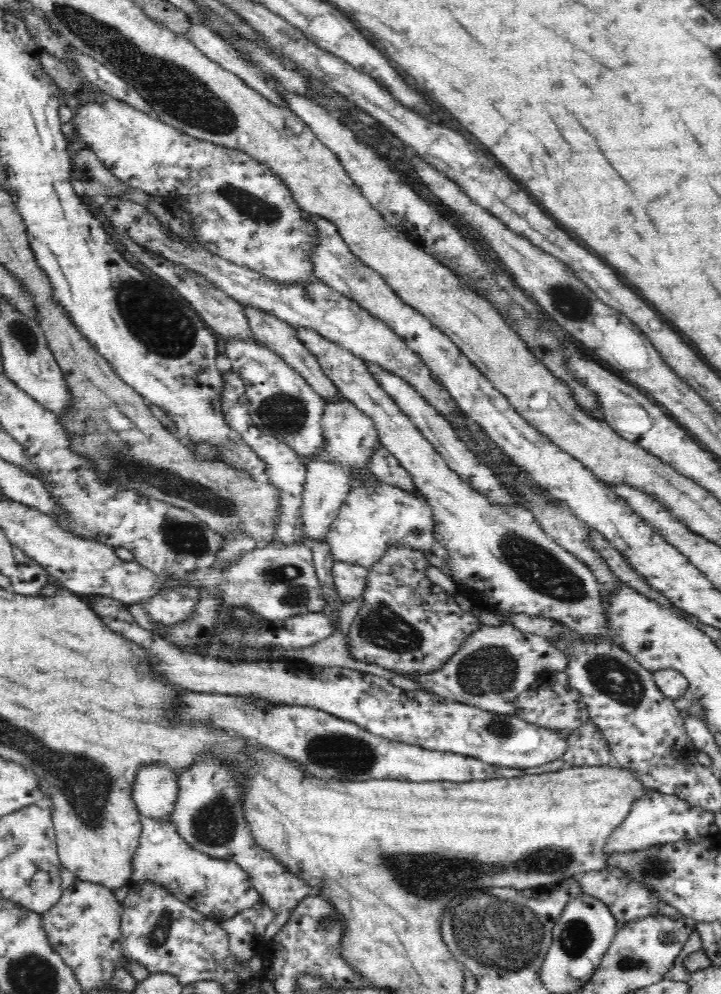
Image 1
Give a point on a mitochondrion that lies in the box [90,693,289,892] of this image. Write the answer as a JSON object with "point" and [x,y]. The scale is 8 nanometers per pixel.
{"point":[214,824]}

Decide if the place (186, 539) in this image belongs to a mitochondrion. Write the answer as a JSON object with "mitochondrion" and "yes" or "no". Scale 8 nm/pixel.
{"mitochondrion":"yes"}

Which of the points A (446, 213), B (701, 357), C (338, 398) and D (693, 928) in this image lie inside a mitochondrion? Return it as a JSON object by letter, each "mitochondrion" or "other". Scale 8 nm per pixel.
{"A":"other","B":"other","C":"other","D":"other"}

